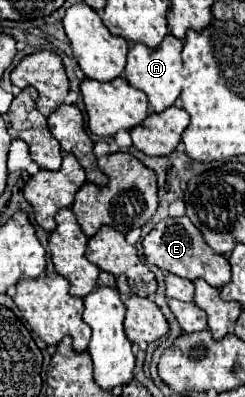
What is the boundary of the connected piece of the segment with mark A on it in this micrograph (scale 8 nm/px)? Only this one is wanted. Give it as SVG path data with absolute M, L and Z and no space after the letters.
M166 34L158 48L148 48L148 46L142 46L140 42L136 42L128 50L128 62L126 62L126 68L124 68L124 78L148 96L148 106L150 106L152 112L166 110L180 96L180 86L182 86L180 52L182 52L182 40L174 38L172 34Z

